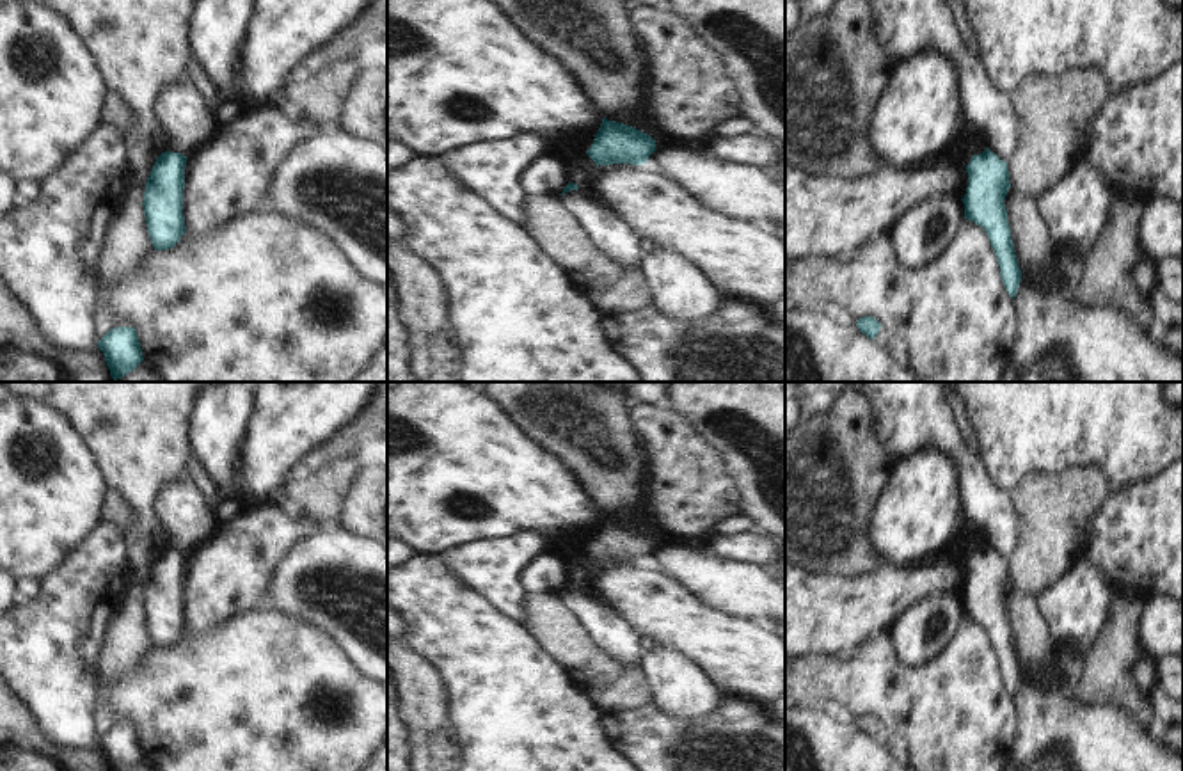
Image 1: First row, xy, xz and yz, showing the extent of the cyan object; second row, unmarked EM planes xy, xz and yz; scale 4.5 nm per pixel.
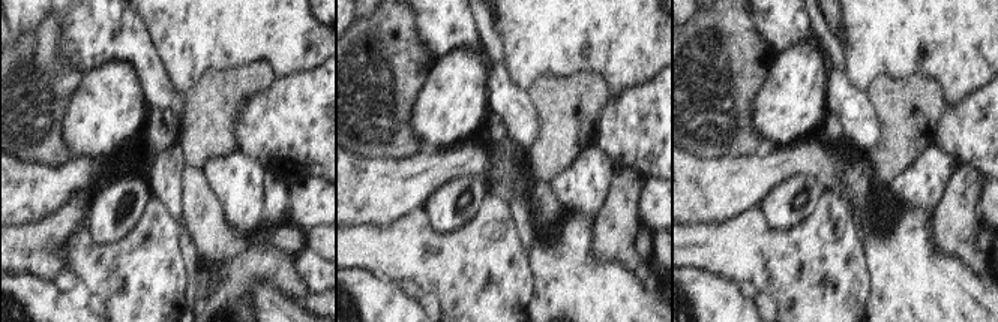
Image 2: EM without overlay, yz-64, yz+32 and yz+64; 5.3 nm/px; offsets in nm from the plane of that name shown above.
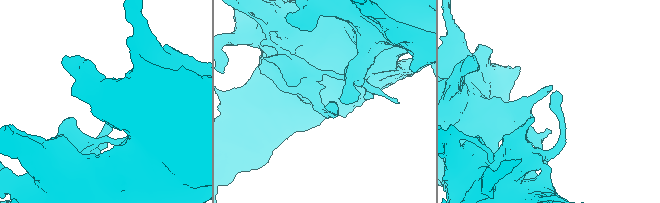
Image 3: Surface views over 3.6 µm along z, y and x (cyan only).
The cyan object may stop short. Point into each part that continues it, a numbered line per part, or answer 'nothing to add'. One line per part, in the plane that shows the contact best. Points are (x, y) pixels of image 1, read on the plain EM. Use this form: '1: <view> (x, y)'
nothing to add

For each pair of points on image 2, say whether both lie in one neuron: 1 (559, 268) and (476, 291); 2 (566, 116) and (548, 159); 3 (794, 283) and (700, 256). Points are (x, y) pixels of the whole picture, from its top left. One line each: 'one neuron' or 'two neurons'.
1: two neurons
2: one neuron
3: one neuron

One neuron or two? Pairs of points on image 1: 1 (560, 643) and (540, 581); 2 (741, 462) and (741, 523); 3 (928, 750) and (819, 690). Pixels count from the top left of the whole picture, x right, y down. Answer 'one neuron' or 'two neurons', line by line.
1: two neurons
2: two neurons
3: one neuron

